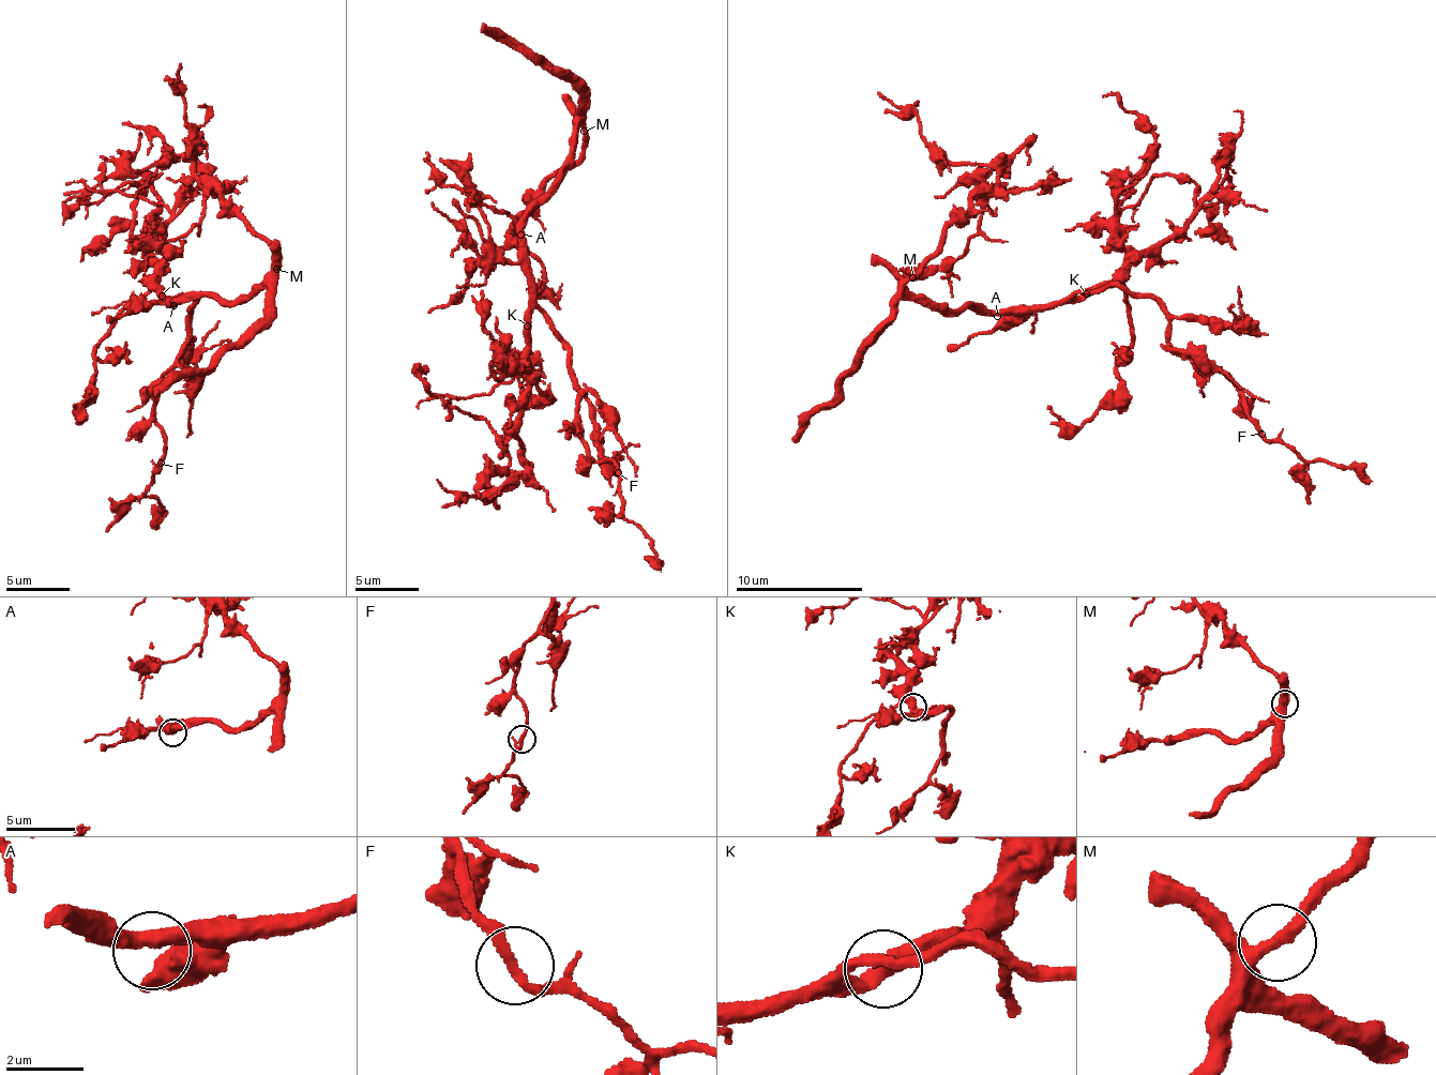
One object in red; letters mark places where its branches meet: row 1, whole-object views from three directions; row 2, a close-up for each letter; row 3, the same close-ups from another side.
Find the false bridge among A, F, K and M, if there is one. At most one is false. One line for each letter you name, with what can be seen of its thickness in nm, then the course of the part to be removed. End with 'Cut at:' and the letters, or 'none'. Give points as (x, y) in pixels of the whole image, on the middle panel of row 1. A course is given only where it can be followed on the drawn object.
Cut at: none

